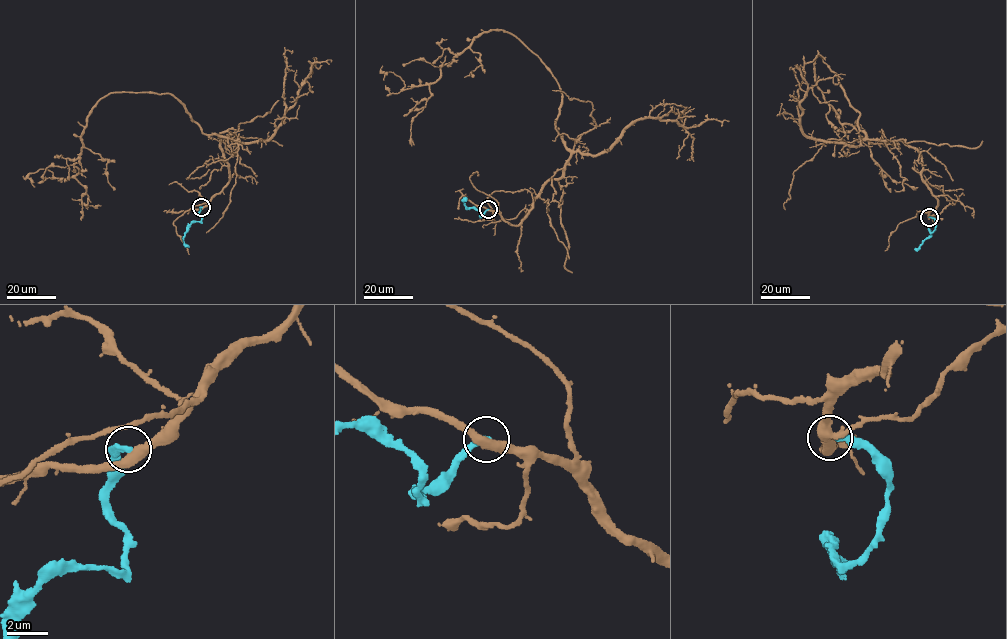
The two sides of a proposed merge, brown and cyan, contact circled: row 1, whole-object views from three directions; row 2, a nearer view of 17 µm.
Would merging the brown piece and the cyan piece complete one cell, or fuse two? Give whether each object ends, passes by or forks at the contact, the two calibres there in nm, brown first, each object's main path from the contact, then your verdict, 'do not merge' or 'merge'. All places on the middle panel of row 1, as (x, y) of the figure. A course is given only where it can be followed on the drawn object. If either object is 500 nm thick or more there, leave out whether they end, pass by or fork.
brown passes by | cyan ends | 460/280 nm | brown via (488, 209), (518, 224), (569, 158), (555, 124), (563, 97), (538, 57), (494, 29), (434, 82), (383, 80) | cyan via (488, 209), (480, 217), (474, 209), (466, 208), (462, 201), (466, 200) | do not merge

